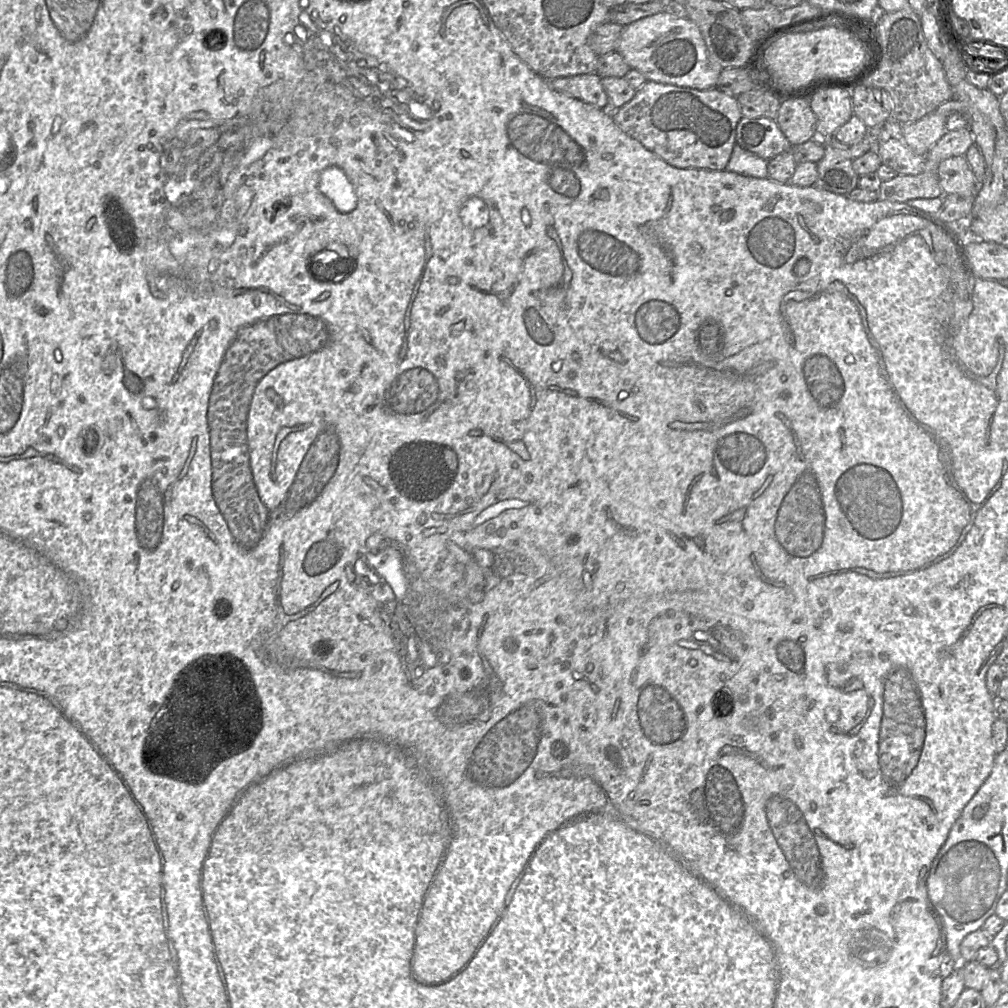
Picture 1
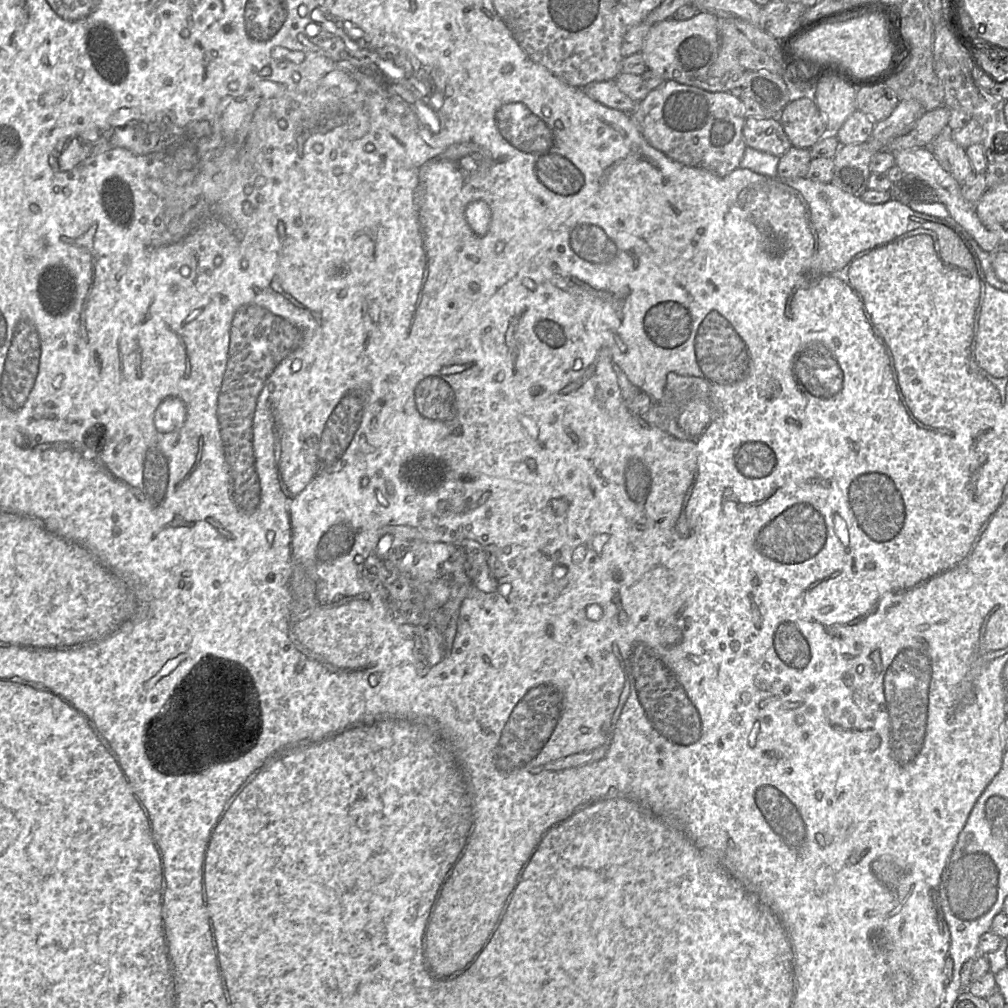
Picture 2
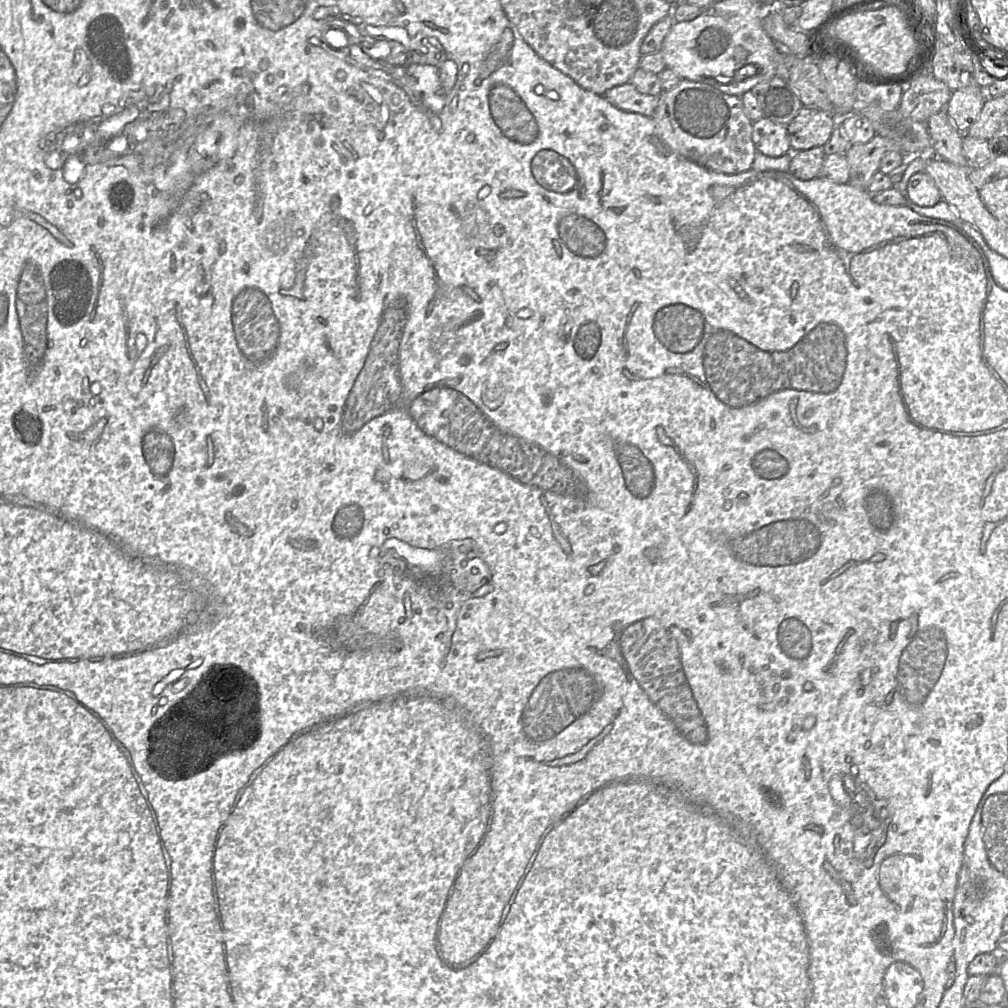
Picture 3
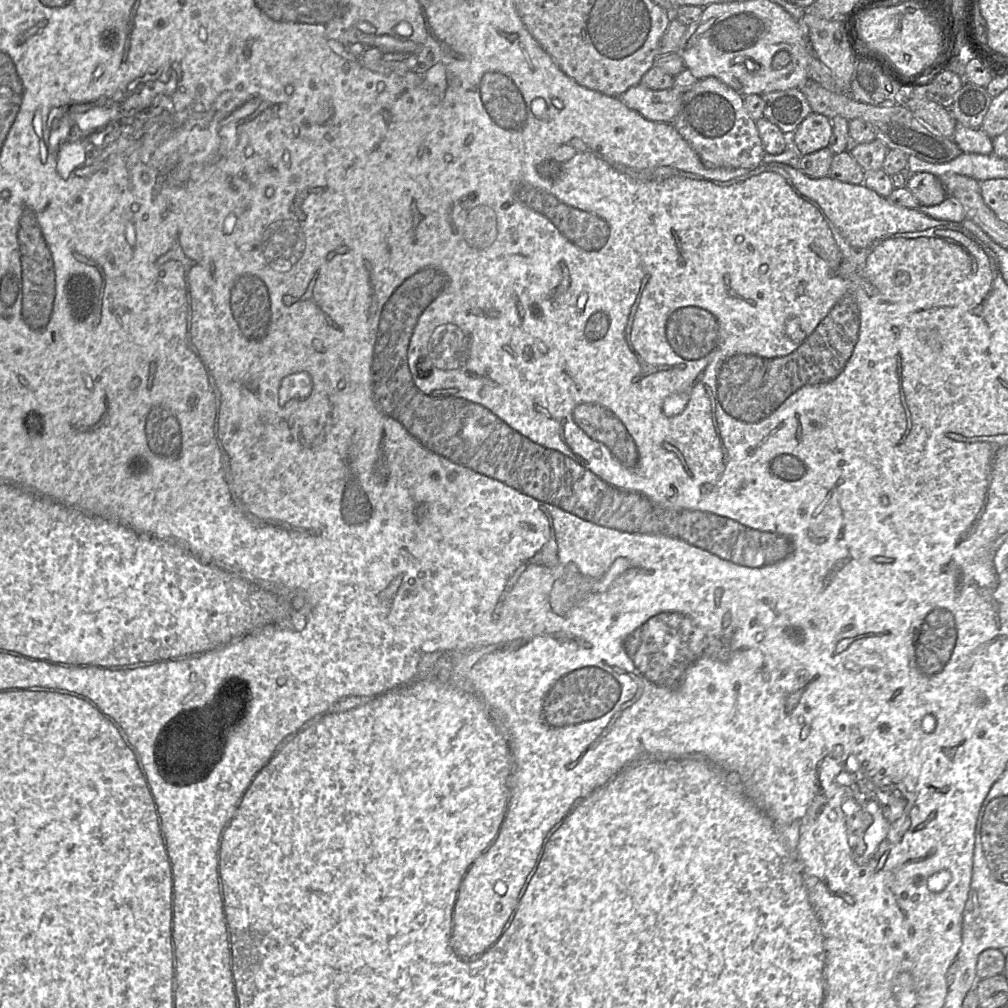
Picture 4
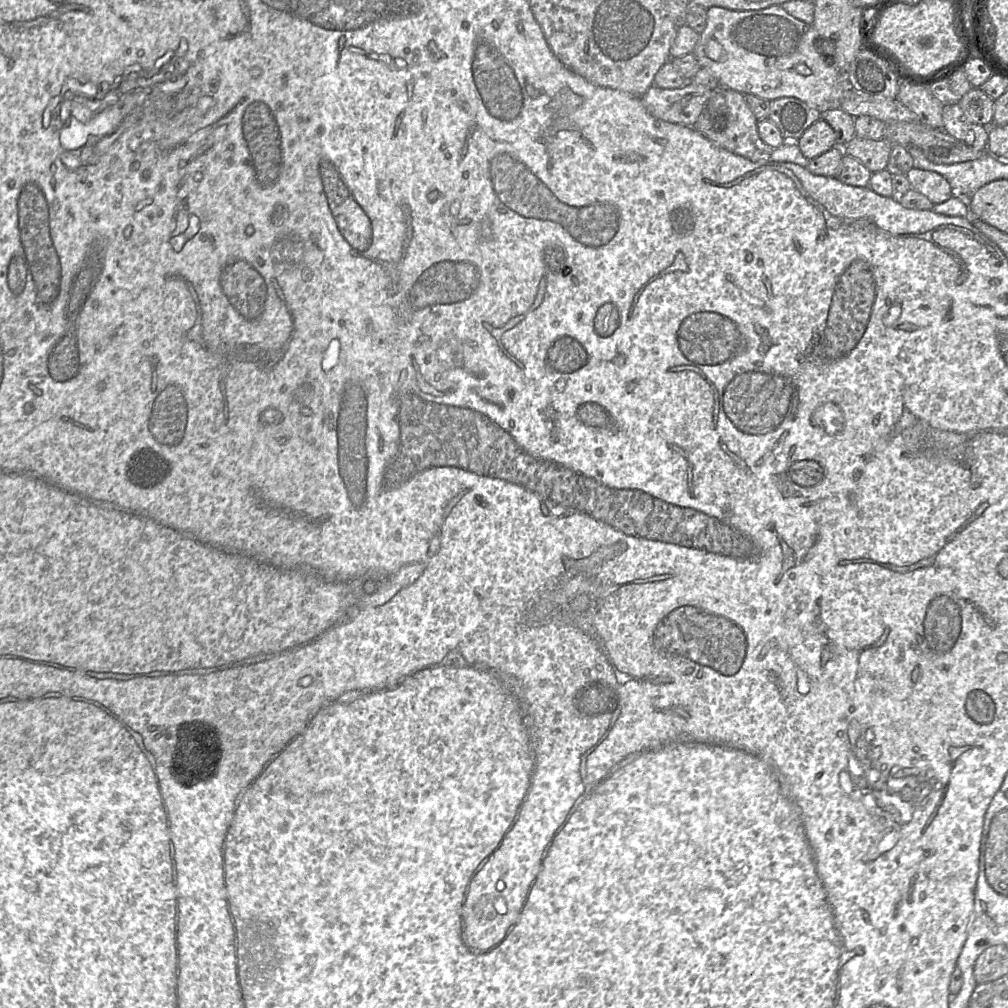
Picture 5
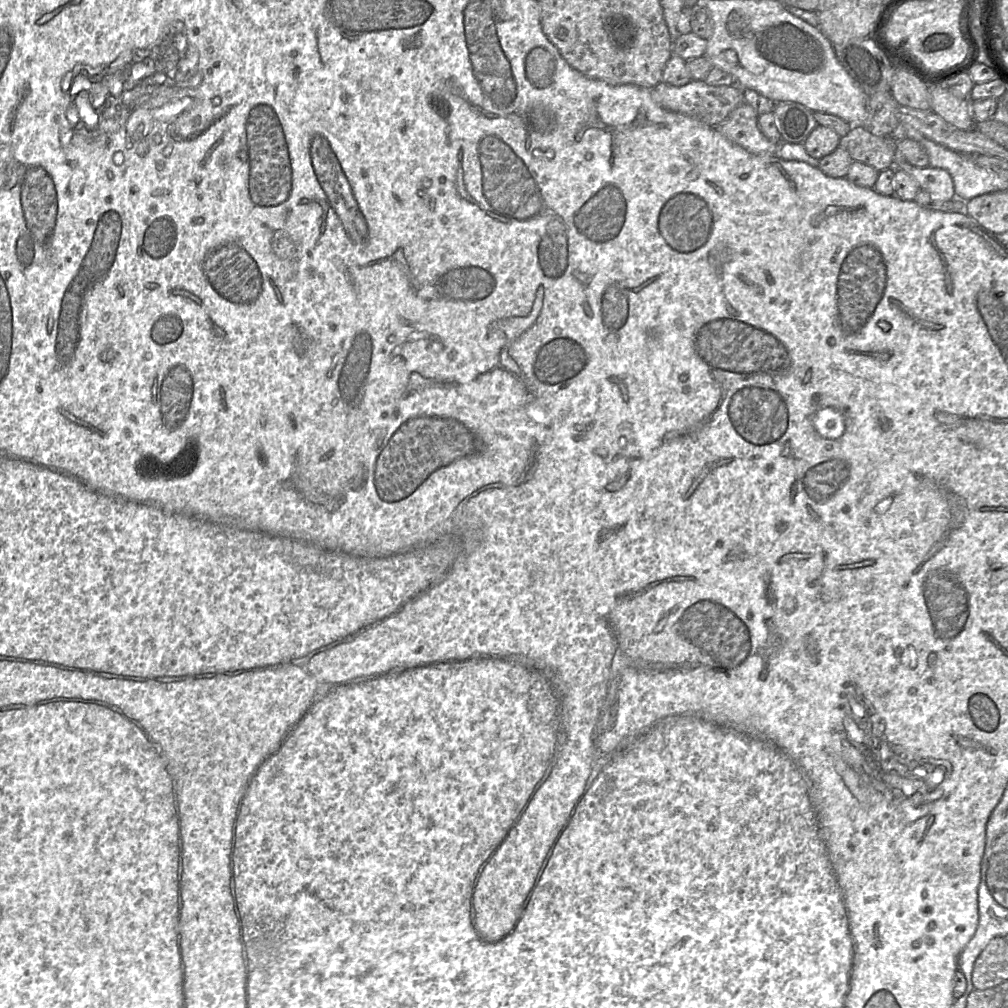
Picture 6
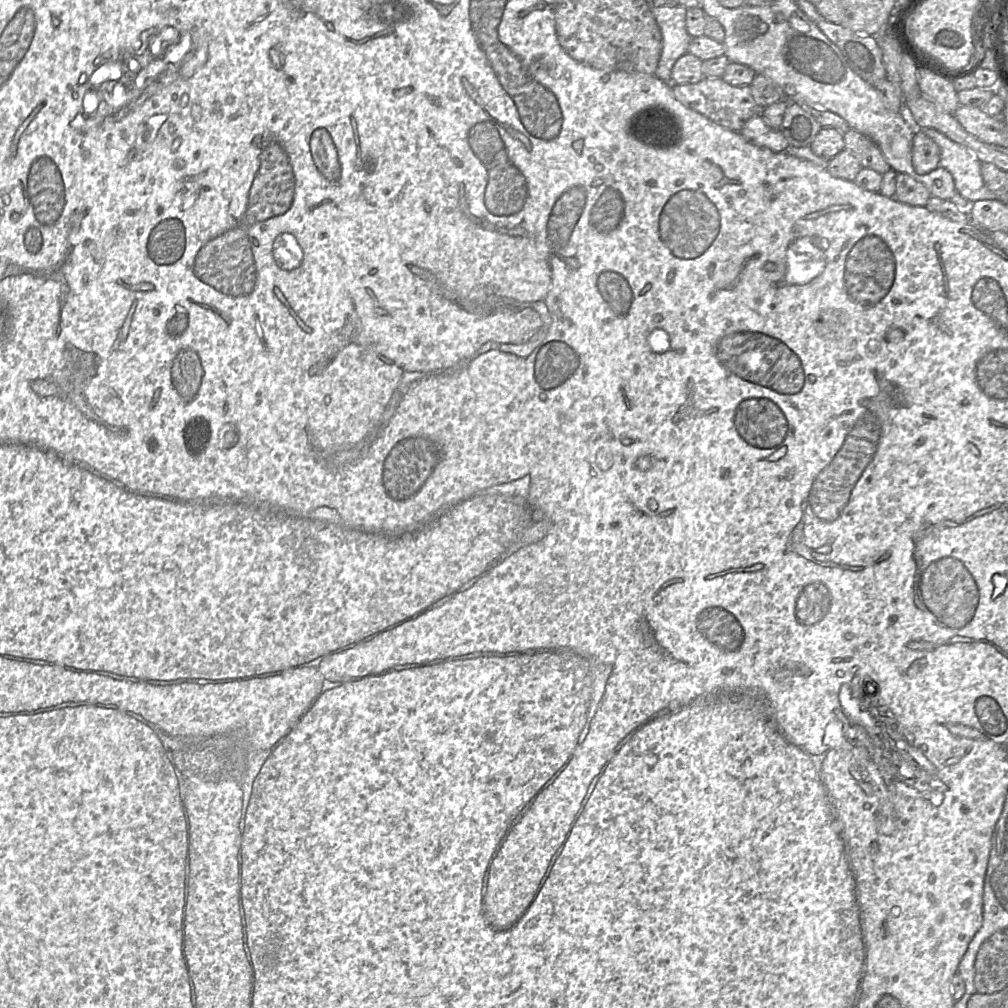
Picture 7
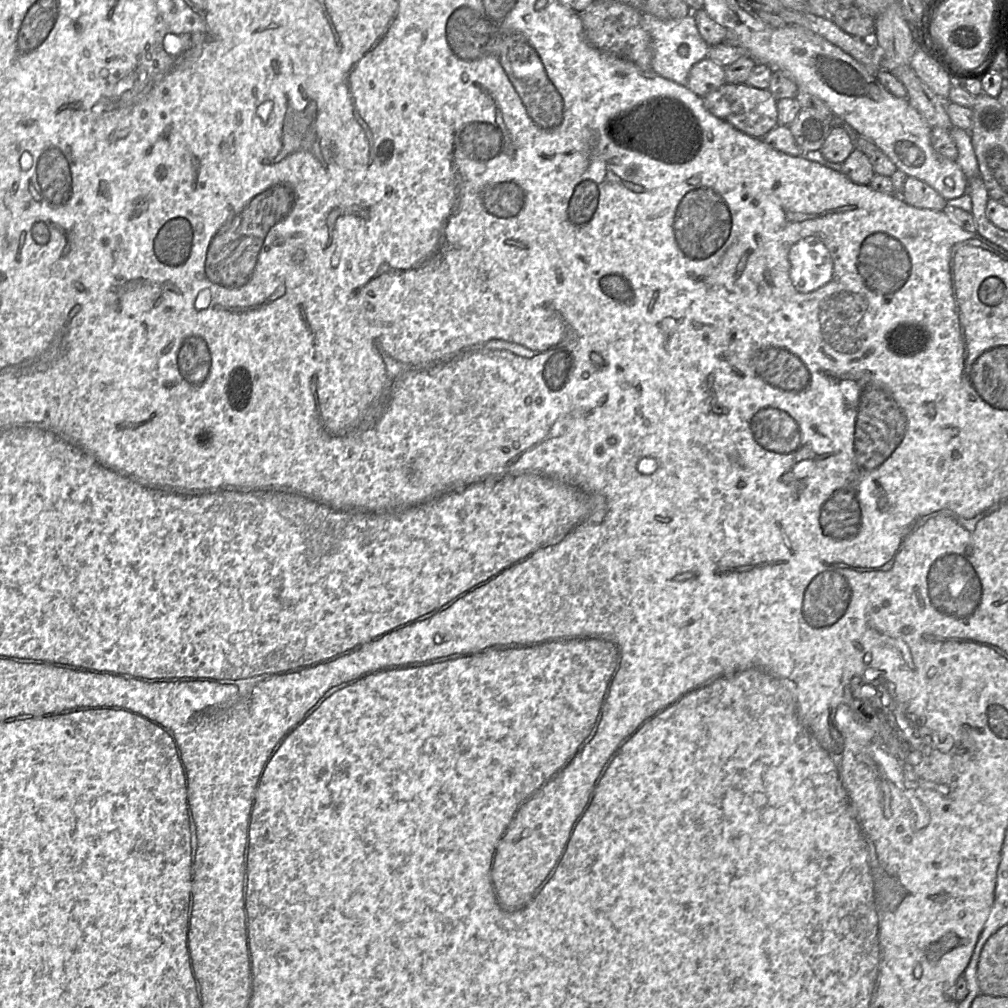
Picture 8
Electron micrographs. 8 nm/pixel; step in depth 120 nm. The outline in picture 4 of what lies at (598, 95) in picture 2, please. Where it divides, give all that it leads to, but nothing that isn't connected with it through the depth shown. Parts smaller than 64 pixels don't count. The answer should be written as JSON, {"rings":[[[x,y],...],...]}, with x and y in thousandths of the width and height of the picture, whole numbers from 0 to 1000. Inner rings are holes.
{"rings":[[[635,82],[613,97],[639,117],[659,122],[665,122],[671,117],[677,103],[677,92],[673,88],[648,89]]]}

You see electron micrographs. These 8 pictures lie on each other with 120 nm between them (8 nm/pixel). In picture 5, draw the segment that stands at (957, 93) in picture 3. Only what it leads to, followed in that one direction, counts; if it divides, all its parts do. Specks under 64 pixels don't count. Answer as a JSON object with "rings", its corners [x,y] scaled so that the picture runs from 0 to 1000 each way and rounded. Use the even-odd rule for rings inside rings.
{"rings":[[[964,86],[949,103],[961,120],[976,126],[984,124],[986,99],[972,87]]]}

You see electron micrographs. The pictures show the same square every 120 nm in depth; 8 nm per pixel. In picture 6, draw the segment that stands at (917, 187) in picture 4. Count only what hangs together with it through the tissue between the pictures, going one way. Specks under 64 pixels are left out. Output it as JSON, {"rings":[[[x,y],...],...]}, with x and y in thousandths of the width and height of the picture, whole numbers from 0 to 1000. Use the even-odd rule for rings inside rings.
{"rings":[[[887,154],[887,166],[898,170],[911,182],[913,188],[931,197],[945,198],[946,183],[942,173],[935,167],[909,166],[901,162],[894,154]]]}

